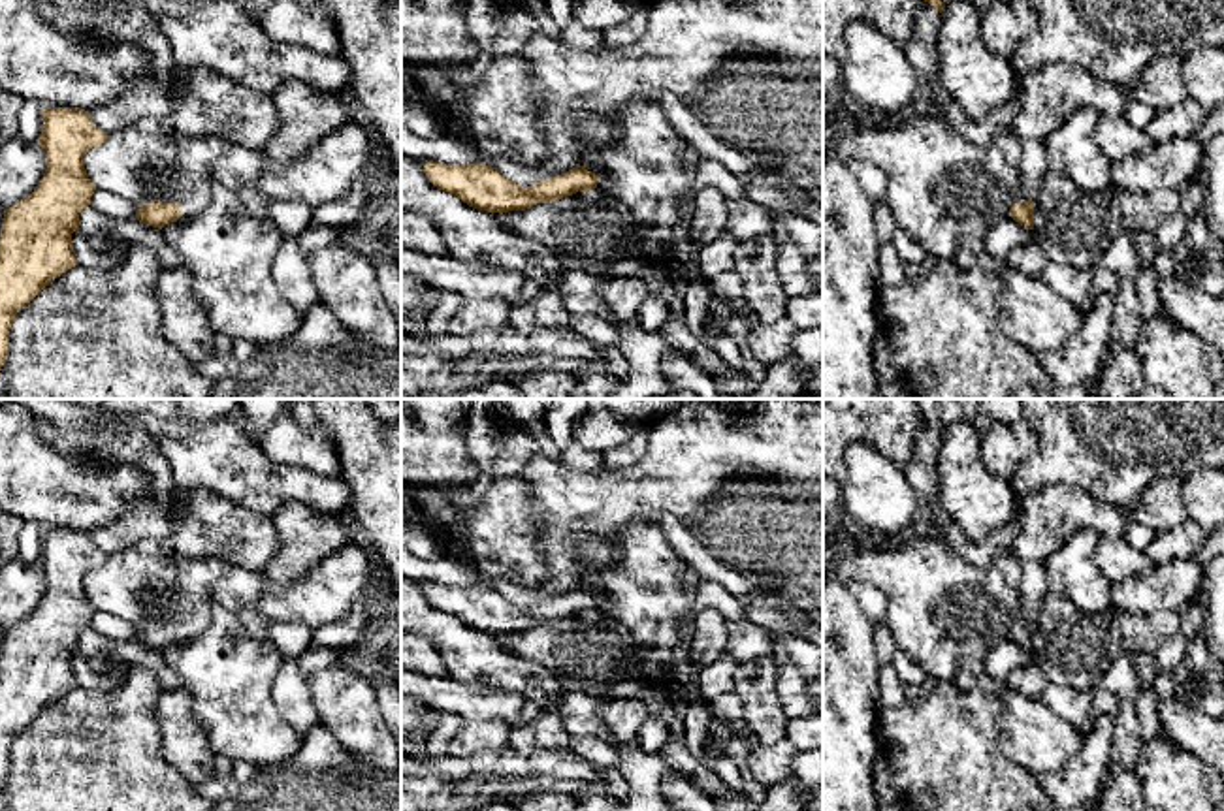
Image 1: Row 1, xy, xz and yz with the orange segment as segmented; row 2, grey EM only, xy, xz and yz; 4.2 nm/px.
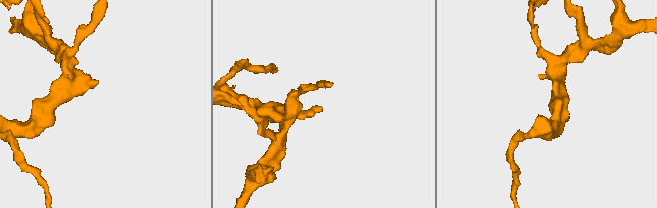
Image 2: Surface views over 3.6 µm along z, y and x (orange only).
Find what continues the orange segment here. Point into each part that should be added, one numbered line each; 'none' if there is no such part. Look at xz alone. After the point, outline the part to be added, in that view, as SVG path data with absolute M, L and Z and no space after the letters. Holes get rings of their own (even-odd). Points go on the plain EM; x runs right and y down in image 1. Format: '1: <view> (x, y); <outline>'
none

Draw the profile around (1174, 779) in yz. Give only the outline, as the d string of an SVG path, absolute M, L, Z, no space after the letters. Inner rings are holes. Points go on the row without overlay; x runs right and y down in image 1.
M1162 736L1143 741L1134 771L1158 811L1215 811L1224 800L1216 770Z

